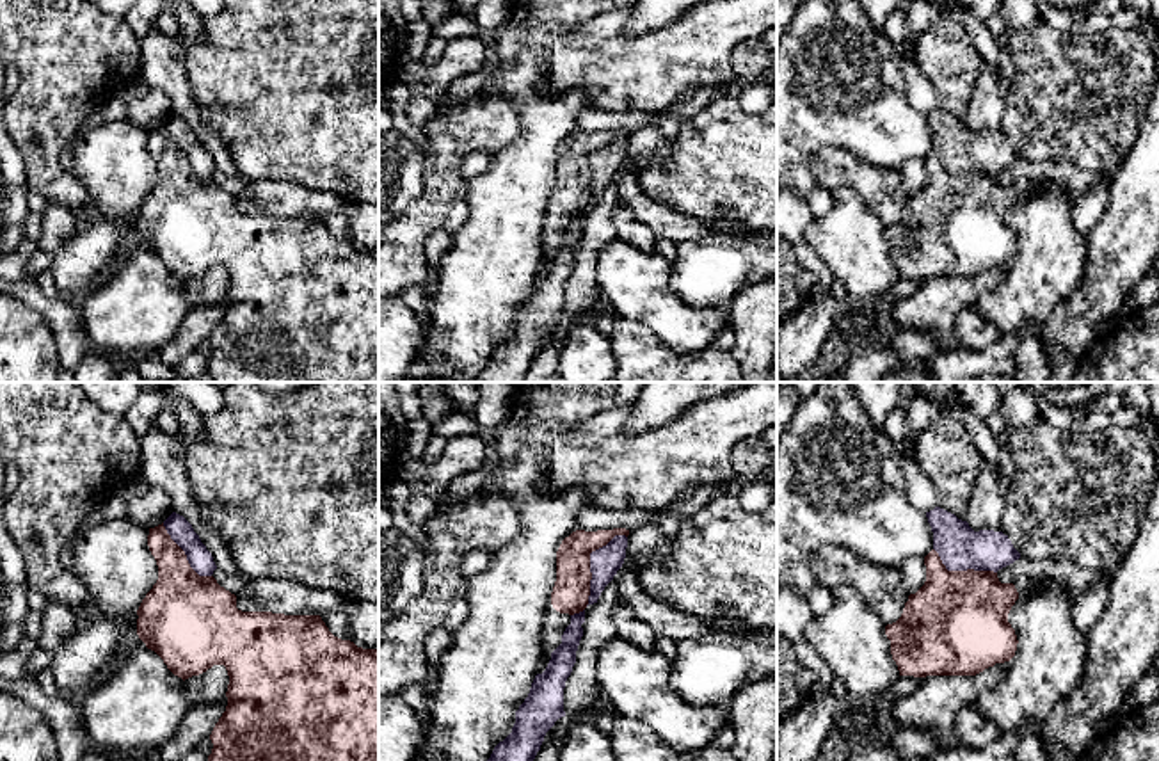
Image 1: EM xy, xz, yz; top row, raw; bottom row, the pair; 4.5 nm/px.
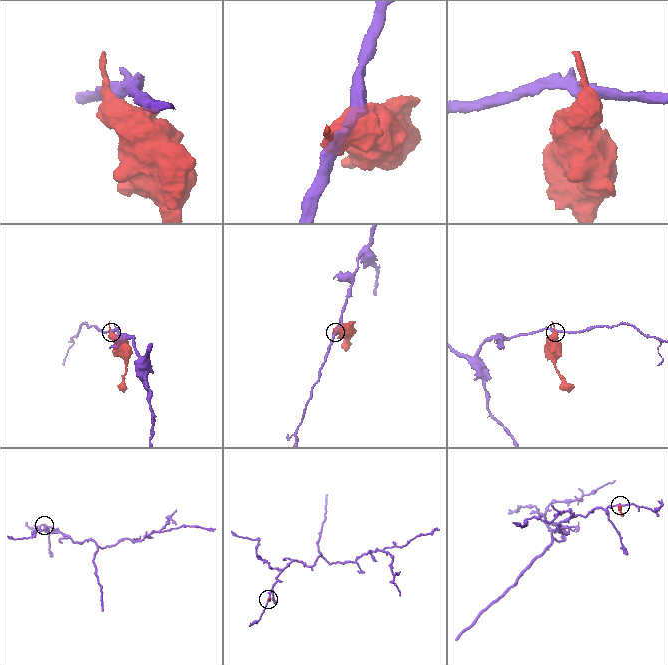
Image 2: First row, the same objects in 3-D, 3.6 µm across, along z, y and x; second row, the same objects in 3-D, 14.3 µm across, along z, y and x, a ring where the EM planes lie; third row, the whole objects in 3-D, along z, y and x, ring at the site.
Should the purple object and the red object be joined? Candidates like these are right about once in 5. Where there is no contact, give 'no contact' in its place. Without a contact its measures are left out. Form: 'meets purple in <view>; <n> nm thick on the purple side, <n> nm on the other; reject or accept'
meets purple in xz; 140 nm thick on the purple side, 170 nm on the other; reject

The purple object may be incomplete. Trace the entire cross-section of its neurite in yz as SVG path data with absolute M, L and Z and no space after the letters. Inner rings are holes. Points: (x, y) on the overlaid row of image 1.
M940 507L926 512L926 517L933 532L933 549L947 571L997 573L1020 558L1020 553L1003 532L974 532L967 521Z

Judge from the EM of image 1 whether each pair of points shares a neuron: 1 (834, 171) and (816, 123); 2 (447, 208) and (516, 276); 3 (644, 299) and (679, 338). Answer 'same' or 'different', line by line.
1: different
2: different
3: same

